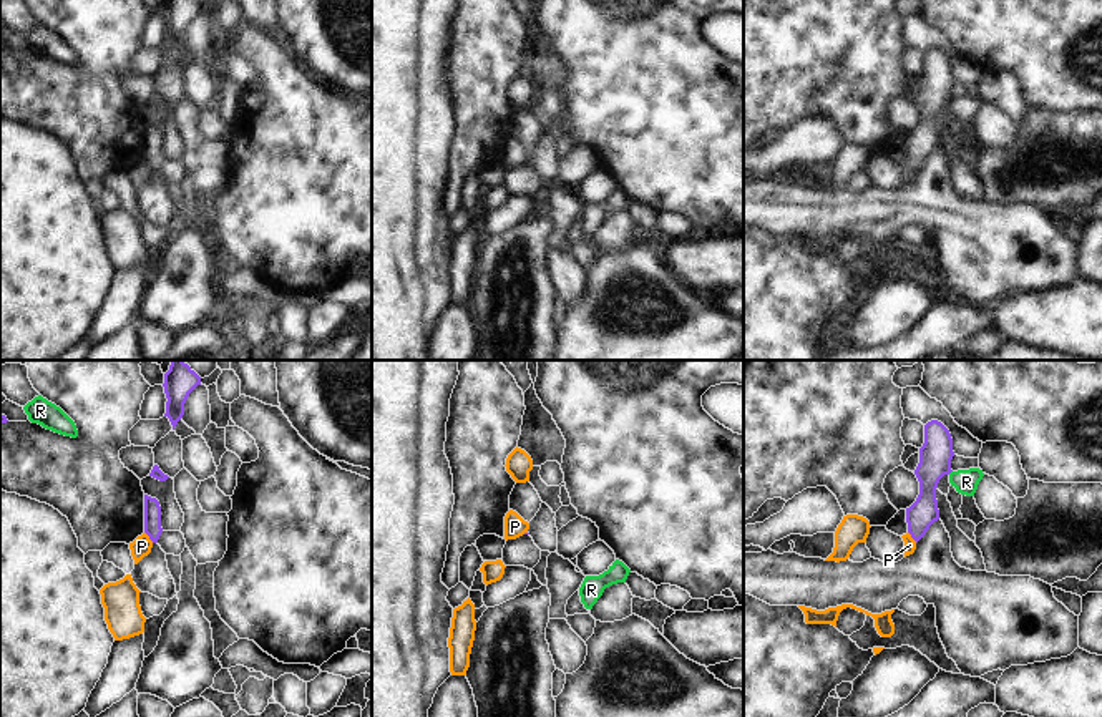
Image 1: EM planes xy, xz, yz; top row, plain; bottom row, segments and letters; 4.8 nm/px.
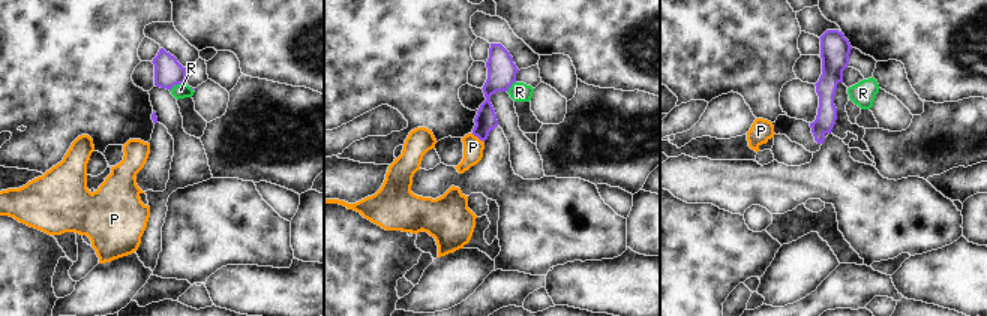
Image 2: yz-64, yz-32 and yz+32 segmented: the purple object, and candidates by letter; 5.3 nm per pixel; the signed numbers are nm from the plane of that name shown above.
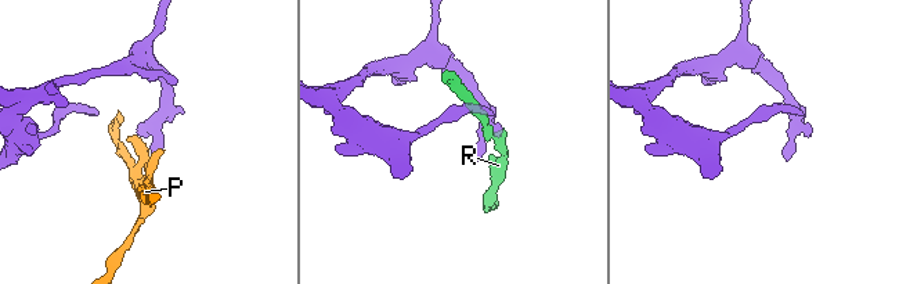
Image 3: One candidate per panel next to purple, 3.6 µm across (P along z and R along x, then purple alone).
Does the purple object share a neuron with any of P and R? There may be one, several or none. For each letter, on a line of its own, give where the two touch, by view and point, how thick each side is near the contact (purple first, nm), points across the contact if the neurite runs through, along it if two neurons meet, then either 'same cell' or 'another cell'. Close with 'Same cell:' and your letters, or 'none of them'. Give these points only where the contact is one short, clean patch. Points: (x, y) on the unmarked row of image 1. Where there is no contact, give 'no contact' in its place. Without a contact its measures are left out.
P: xy (148, 163) | 80/100 nm | along xy (145, 160), (153, 170) | another cell
R: yz (950, 100) | 160/120 nm | along yz (951, 98), (948, 102) | another cell
Same cell: none of them

